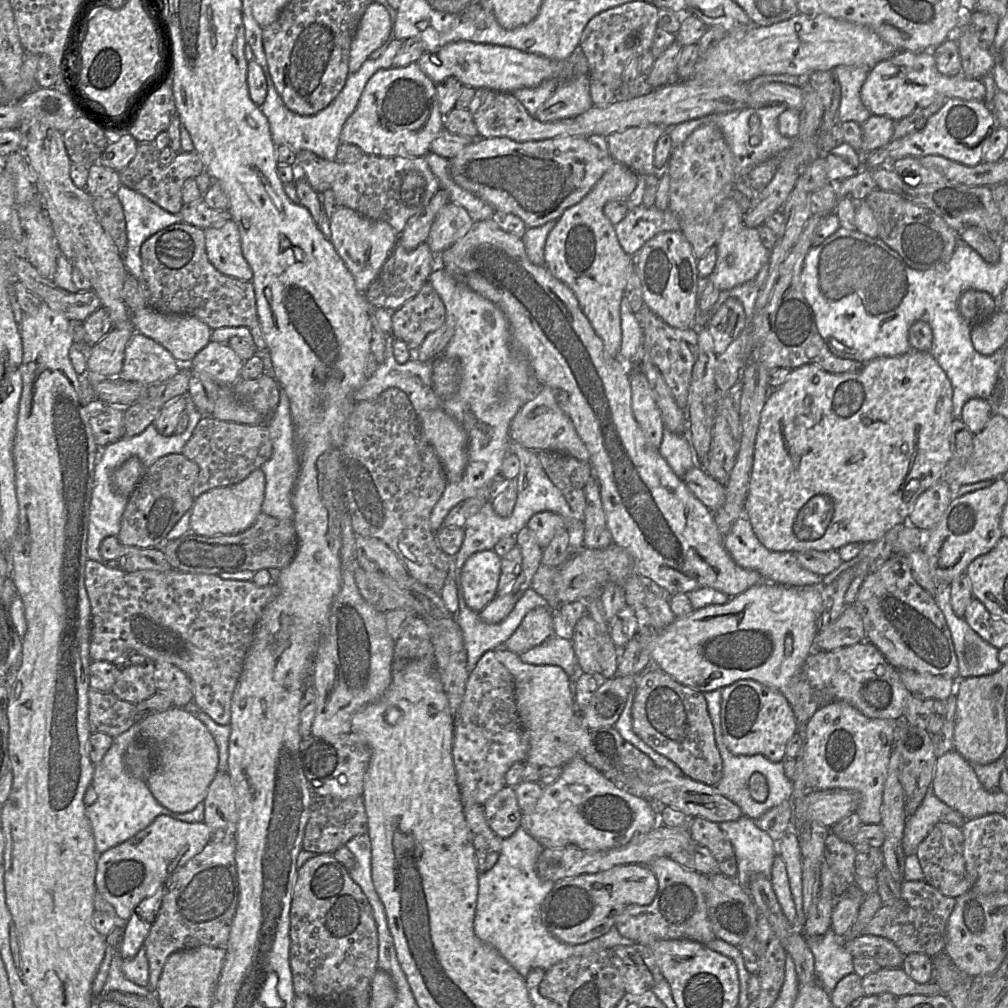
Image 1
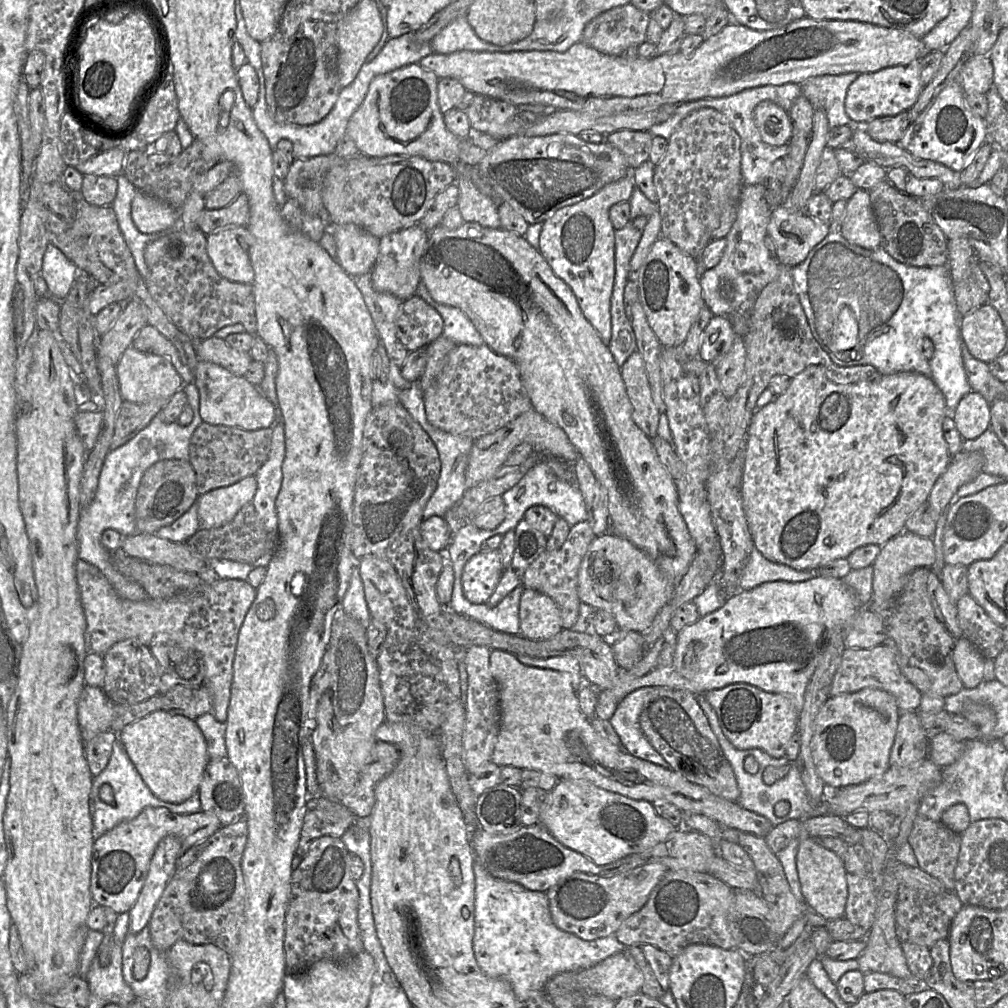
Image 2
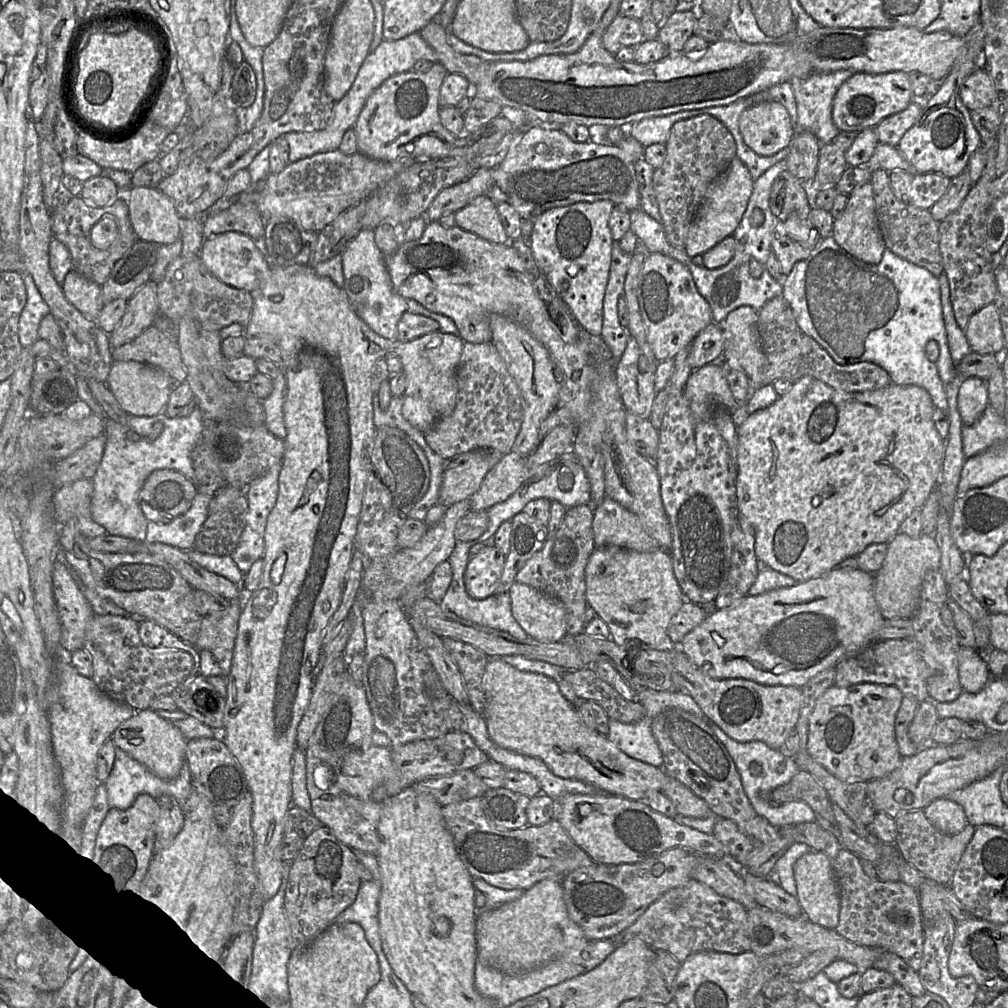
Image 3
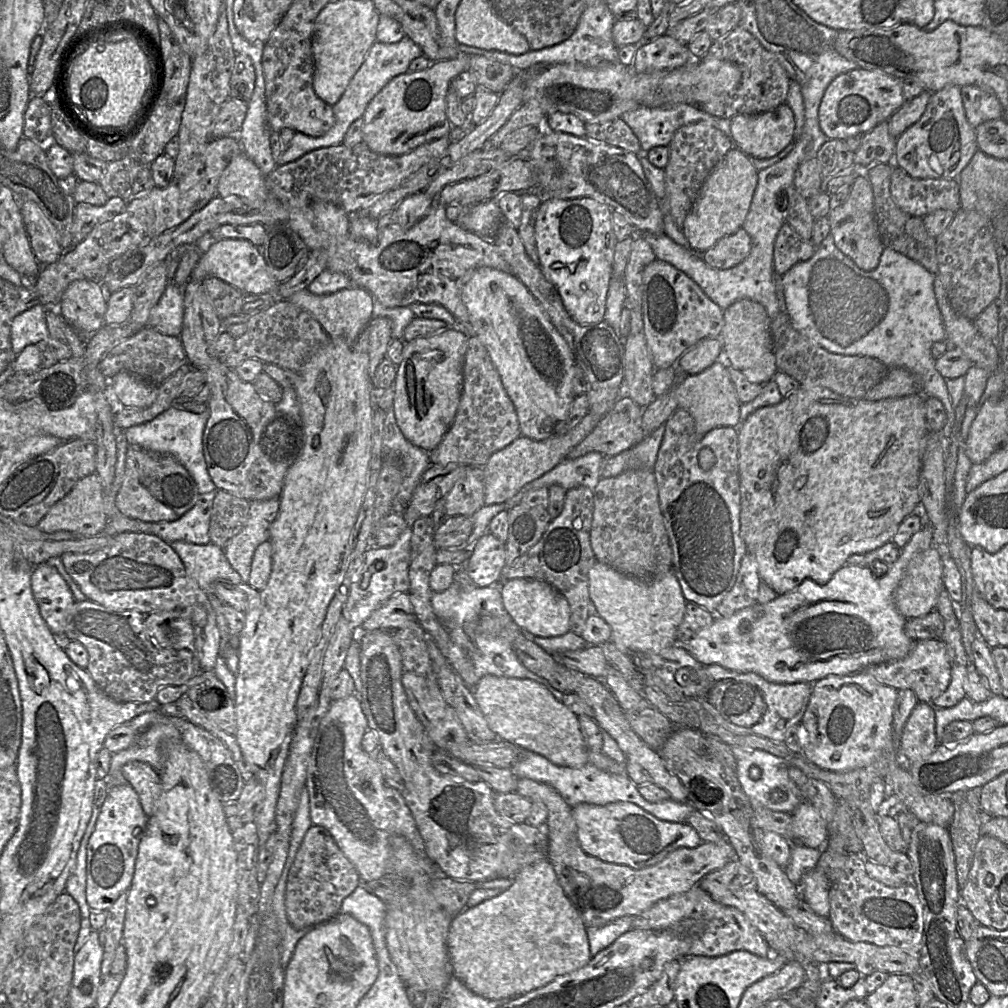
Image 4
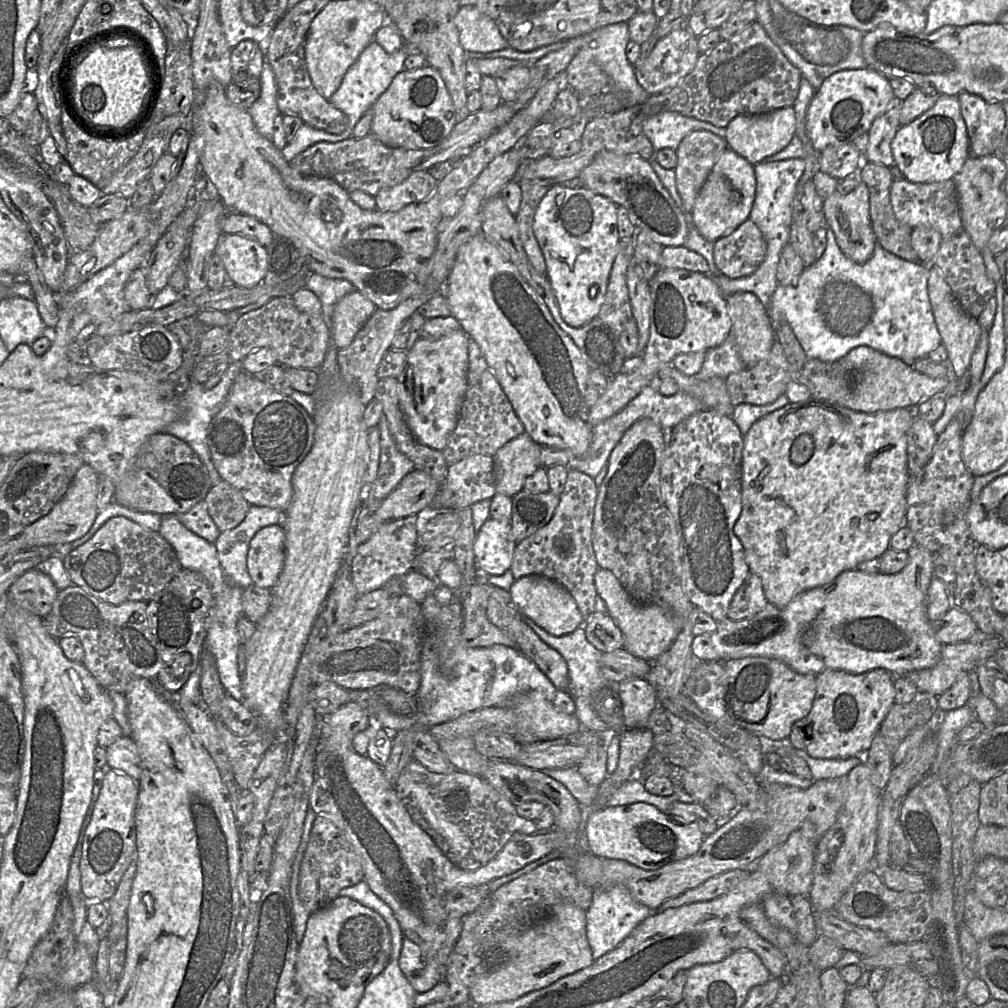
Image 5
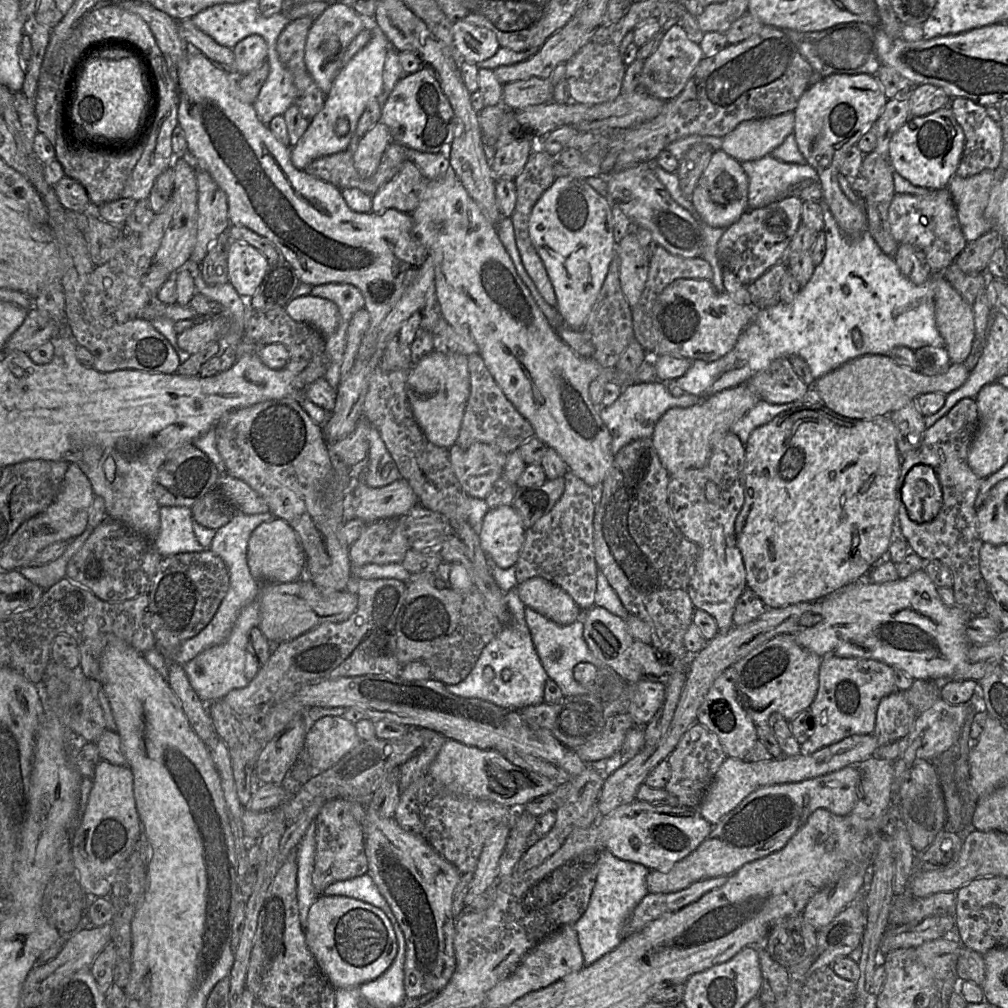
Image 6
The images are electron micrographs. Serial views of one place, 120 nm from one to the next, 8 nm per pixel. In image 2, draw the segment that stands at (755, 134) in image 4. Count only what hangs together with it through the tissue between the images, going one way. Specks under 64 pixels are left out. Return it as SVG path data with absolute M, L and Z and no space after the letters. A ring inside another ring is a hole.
M762 101L754 110L754 123L762 140L772 146L789 144L793 124L789 113L772 101Z

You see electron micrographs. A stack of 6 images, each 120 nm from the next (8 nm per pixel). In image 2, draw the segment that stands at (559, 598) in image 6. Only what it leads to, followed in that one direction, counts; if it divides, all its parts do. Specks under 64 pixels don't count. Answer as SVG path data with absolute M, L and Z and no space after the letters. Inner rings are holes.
M525 588L519 602L520 634L531 640L548 640L562 629L557 604L547 595Z

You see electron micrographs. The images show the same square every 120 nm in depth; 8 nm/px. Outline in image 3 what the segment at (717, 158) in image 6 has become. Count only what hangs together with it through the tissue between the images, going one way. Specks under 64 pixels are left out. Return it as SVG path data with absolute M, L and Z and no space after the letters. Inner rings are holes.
M736 156L729 167L709 185L687 236L684 250L689 257L703 255L733 235L747 209L754 181L748 167Z

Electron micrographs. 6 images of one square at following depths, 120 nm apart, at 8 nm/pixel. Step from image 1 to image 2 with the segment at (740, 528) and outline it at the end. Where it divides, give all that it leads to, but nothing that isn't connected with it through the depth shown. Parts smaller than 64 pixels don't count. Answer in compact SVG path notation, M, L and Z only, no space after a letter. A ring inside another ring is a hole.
M753 547L740 575L740 589L747 591L772 581L804 581L814 575L813 571L796 570L787 565L769 561Z

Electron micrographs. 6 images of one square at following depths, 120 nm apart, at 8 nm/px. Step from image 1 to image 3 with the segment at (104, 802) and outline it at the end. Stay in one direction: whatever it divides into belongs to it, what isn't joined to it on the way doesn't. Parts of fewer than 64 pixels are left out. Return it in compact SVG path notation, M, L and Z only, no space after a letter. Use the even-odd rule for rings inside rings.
M117 748L113 767L103 784L106 789L109 810L125 810L129 808L133 804L135 798L141 794L147 794L154 799L157 799L160 796L170 796L178 804L183 805L193 790L191 785L190 771L187 763L182 766L179 774L174 779L164 780L142 764L135 761L124 751Z

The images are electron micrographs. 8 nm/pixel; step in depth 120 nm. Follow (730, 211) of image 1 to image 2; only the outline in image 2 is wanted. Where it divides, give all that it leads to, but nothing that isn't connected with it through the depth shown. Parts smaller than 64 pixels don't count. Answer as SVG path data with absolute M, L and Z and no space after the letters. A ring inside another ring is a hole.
M765 183L743 185L737 218L726 236L727 245L723 256L720 262L714 268L707 269L699 280L705 305L713 316L751 312L759 294L778 276L781 264L770 255L765 245L771 211L772 208L766 200Z

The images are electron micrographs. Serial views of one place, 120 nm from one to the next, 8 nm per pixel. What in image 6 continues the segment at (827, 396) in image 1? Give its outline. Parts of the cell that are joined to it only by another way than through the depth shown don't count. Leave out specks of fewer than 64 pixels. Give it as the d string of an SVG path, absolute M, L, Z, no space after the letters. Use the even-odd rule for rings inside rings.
M823 403L801 404L756 428L745 447L745 500L735 521L735 534L746 568L747 587L761 598L766 608L781 608L806 601L821 601L825 596L853 581L867 580L864 577L869 570L887 557L889 546L894 539L892 530L899 509L897 484L902 457L897 449L897 429L890 415L857 420L841 416Z

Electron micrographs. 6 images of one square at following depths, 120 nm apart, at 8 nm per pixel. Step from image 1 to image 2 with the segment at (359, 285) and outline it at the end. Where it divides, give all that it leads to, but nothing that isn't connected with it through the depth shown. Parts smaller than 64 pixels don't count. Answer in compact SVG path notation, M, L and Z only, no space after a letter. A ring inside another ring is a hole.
M354 224L332 226L337 262L351 277L370 273L379 253L379 238Z

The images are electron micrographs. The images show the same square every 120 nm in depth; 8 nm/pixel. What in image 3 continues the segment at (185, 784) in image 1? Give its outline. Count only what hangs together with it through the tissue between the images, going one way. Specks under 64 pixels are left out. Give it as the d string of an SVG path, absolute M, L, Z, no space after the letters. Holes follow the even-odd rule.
M150 709L137 711L133 717L122 722L115 729L110 739L114 743L115 748L124 751L135 761L142 764L164 780L174 779L179 774L182 766L186 763L185 751L187 740L182 735L181 731L173 724L173 722L159 717L155 711Z

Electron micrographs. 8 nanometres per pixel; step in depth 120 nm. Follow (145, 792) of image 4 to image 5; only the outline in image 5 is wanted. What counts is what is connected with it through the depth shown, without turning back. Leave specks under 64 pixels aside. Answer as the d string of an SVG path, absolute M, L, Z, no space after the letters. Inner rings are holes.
M121 737L106 748L108 768L126 773L138 781L141 777L141 759L131 737Z

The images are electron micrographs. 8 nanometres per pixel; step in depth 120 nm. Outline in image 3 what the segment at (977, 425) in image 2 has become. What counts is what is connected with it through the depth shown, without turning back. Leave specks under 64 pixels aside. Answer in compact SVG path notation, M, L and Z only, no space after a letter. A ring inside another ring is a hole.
M978 377L965 378L957 398L957 407L963 426L975 424L988 405L987 382Z

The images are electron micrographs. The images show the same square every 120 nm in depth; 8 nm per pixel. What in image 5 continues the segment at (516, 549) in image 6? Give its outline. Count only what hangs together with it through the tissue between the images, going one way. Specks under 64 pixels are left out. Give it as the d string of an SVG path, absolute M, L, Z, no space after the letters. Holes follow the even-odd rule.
M489 518L476 533L474 541L475 562L484 576L500 576L511 568L517 543L511 530L511 521Z

